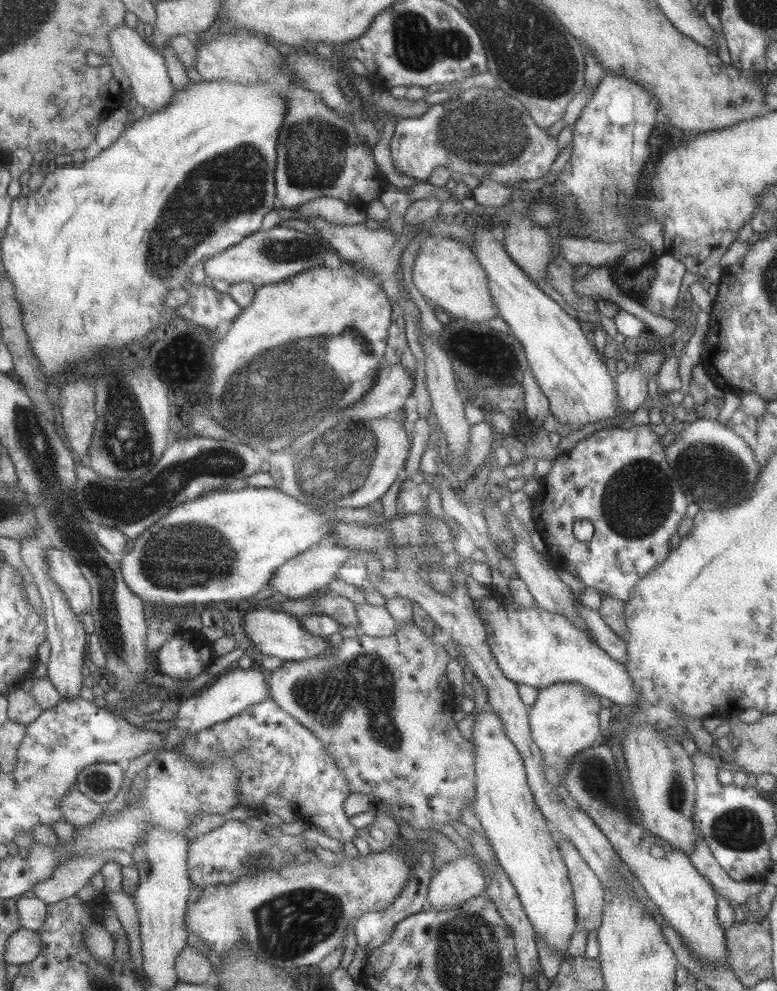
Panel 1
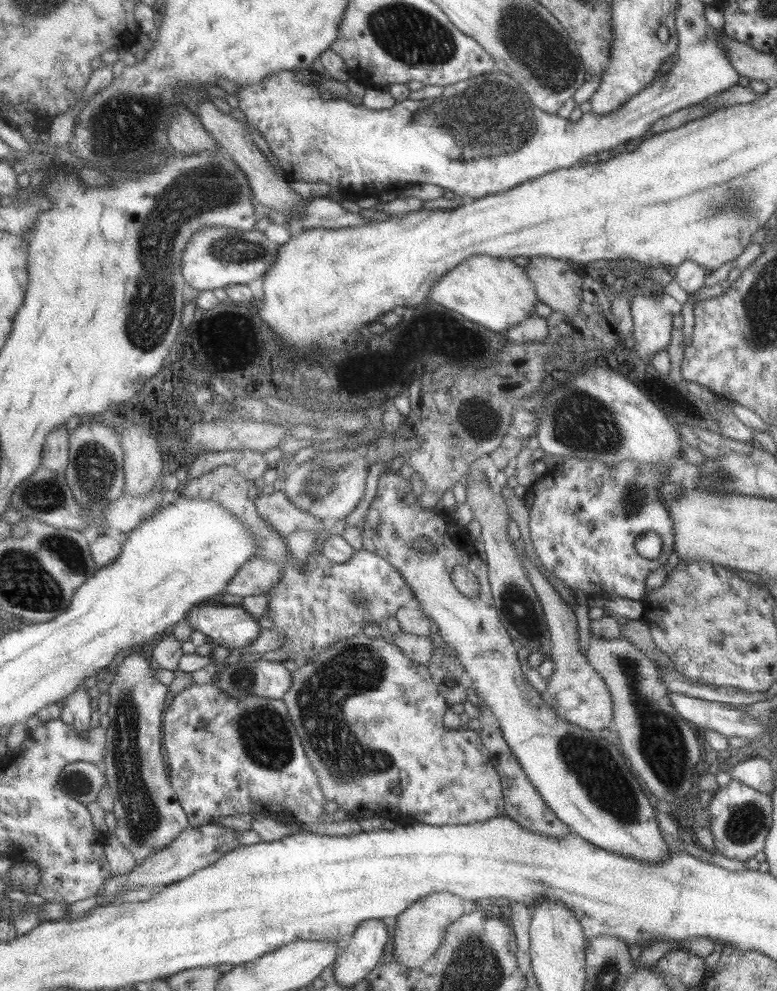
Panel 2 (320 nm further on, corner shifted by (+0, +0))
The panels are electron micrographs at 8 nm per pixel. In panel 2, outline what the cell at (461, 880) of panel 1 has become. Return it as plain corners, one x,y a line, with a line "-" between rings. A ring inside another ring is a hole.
430,893
419,898
409,909
403,910
394,926
395,945
392,954
397,957
398,963
403,968
422,968
439,950
448,926
463,916
463,903
461,898
451,893

